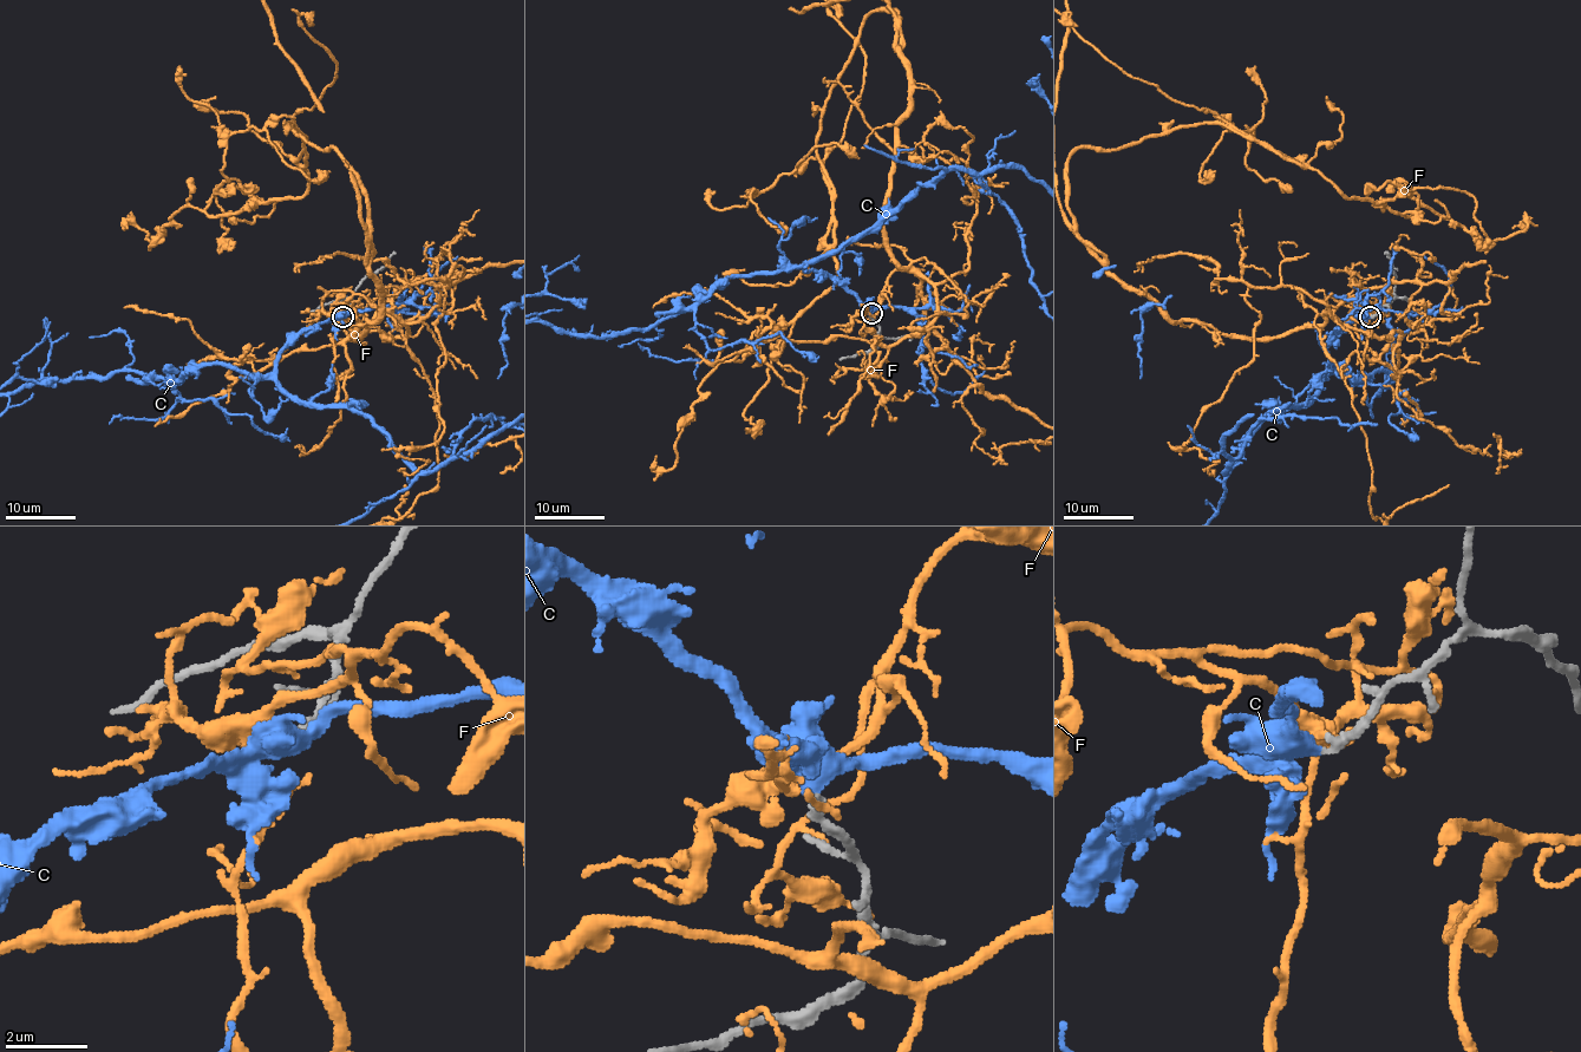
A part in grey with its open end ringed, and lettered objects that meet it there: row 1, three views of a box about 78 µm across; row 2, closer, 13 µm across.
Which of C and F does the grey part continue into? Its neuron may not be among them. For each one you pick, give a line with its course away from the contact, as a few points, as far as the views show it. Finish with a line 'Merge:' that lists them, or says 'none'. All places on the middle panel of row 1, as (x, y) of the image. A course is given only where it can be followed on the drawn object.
Merge: C

